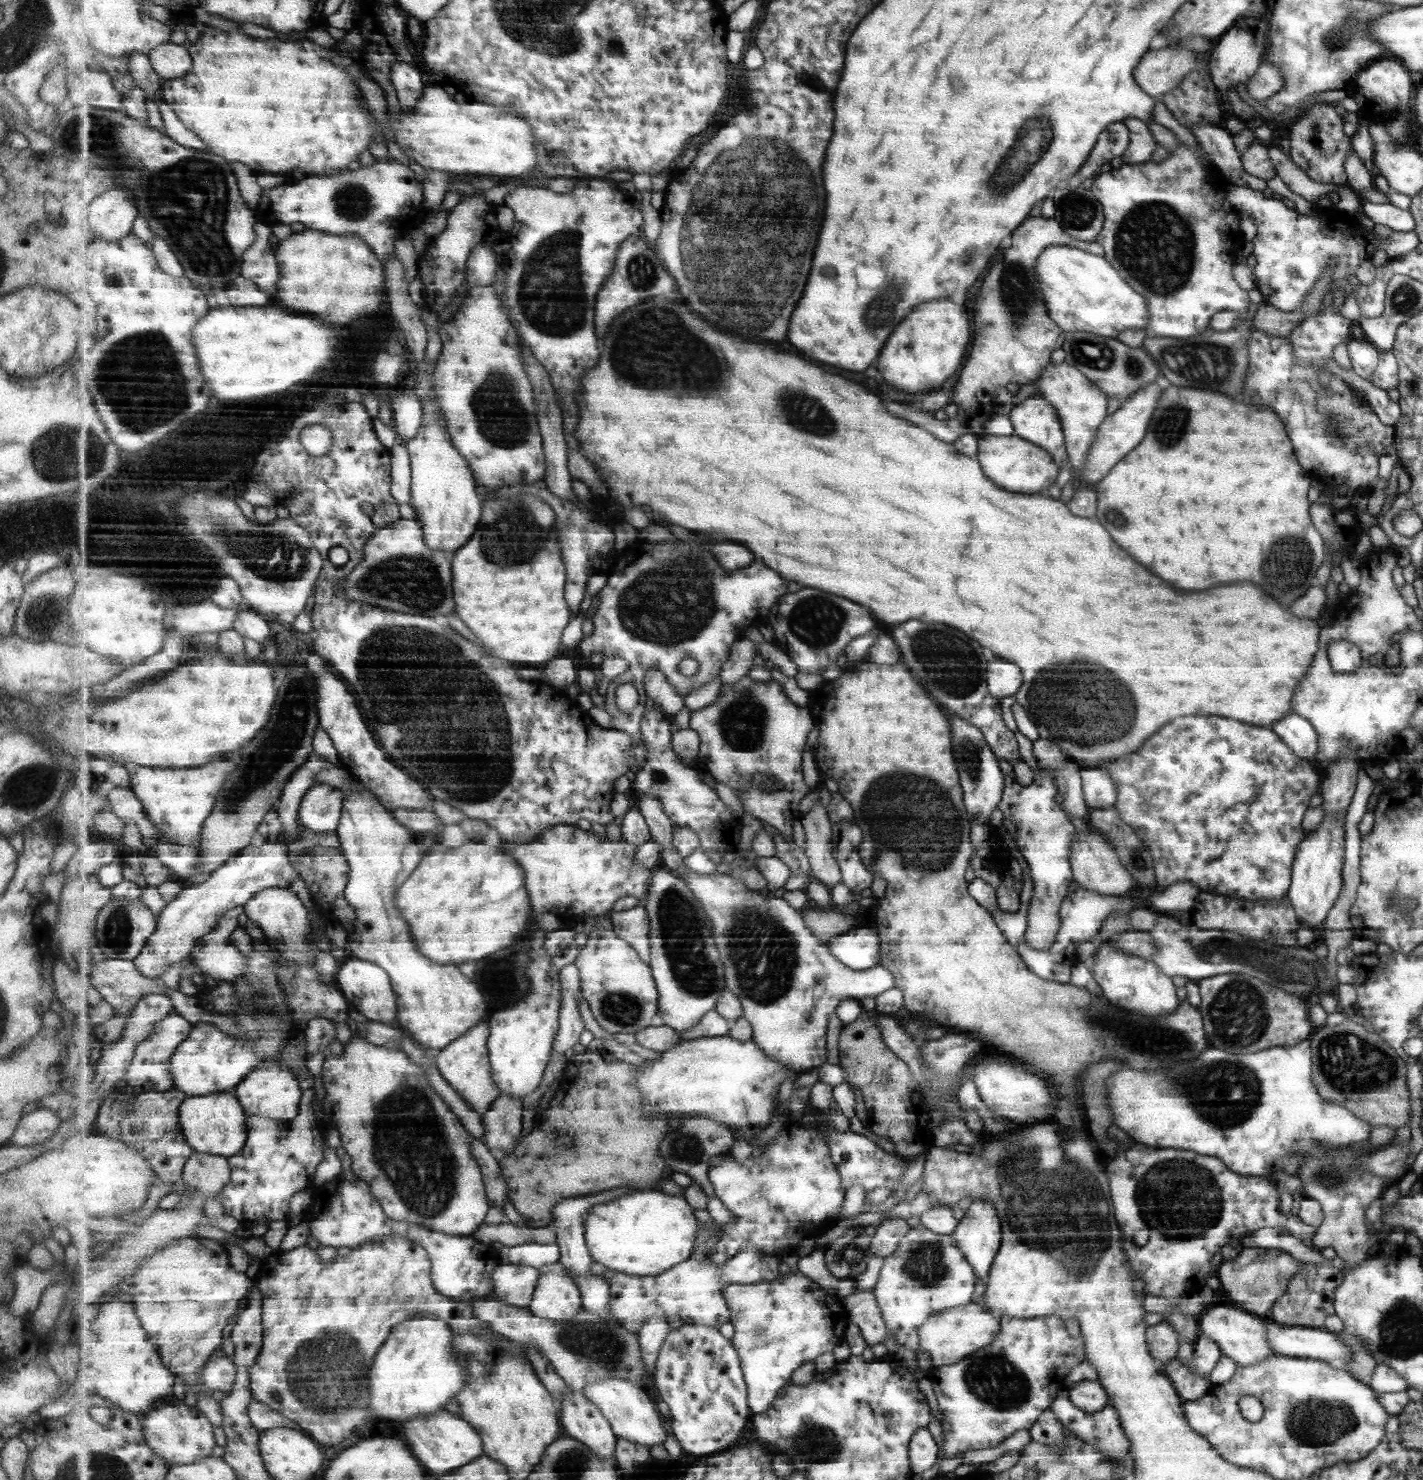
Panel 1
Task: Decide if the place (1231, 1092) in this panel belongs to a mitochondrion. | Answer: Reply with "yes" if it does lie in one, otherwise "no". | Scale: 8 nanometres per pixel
yes

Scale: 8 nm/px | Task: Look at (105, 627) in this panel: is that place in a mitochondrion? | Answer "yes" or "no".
no

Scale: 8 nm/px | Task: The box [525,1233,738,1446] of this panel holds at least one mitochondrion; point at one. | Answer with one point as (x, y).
(585, 1340)

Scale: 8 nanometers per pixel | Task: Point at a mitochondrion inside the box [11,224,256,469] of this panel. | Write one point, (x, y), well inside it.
(132, 374)

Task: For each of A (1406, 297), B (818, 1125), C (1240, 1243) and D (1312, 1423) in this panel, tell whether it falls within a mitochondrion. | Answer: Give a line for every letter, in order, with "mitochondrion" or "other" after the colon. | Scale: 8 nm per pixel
A: mitochondrion
B: other
C: other
D: mitochondrion

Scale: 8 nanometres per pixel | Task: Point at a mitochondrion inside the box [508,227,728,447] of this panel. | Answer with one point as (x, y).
(647, 276)

